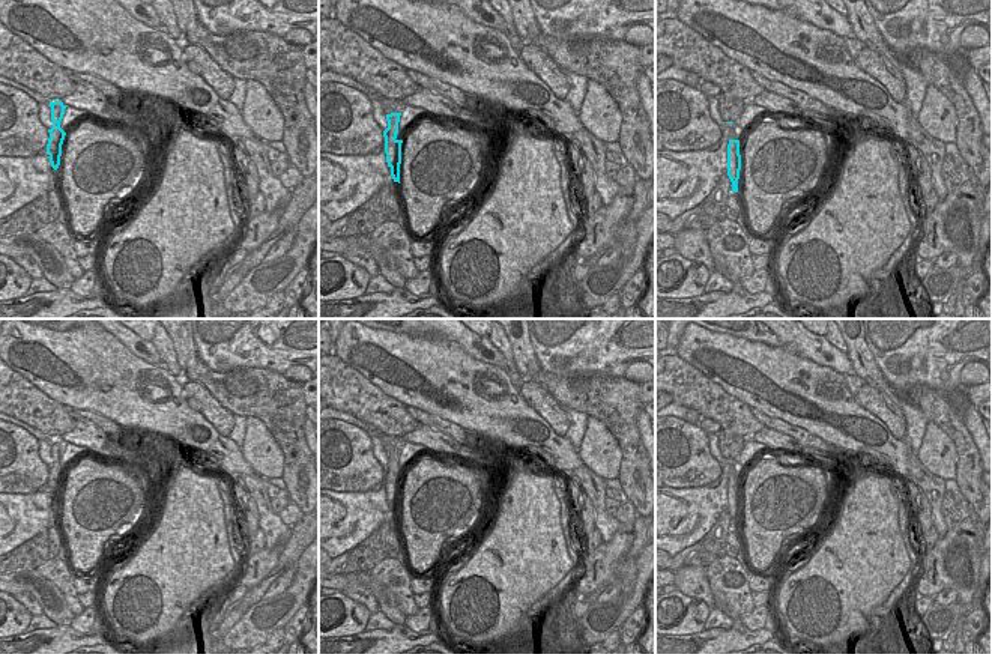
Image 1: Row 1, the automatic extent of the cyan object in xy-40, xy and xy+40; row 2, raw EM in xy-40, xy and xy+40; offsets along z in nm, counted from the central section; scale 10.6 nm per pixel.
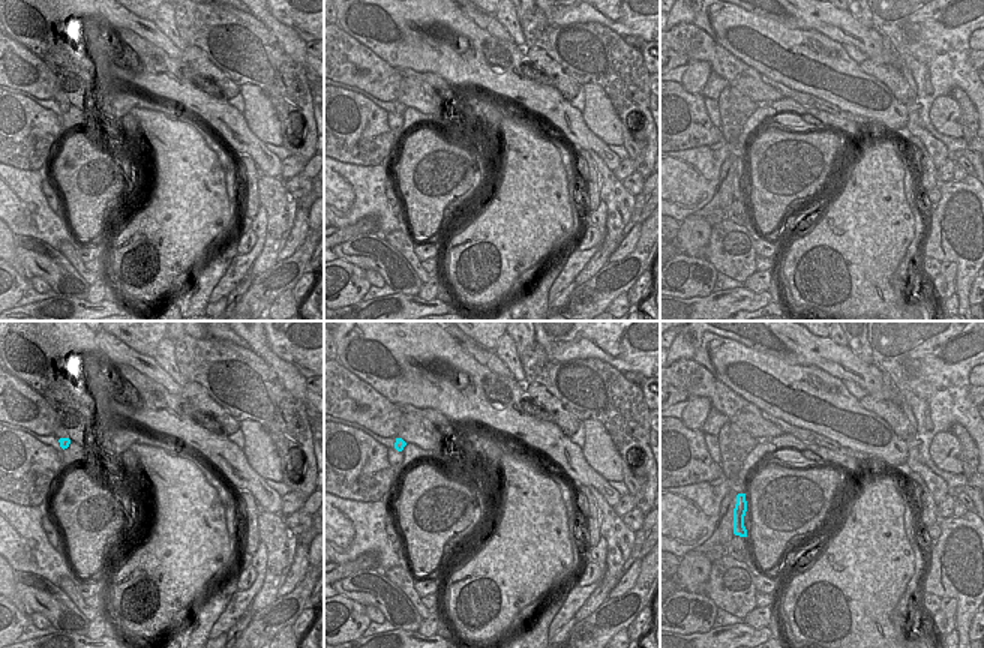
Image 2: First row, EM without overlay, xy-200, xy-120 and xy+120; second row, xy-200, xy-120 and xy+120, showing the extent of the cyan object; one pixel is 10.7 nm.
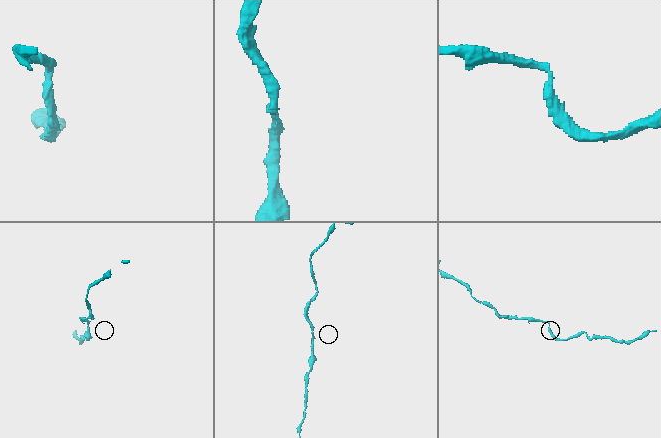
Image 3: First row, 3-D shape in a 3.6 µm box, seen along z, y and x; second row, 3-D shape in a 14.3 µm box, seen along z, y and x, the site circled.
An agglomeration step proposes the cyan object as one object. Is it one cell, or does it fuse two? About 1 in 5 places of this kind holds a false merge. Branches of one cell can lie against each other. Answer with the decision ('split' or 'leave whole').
leave whole

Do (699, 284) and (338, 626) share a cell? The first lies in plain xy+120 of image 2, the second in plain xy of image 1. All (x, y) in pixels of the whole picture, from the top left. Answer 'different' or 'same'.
same

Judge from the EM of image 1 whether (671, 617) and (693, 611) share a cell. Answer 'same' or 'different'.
same

